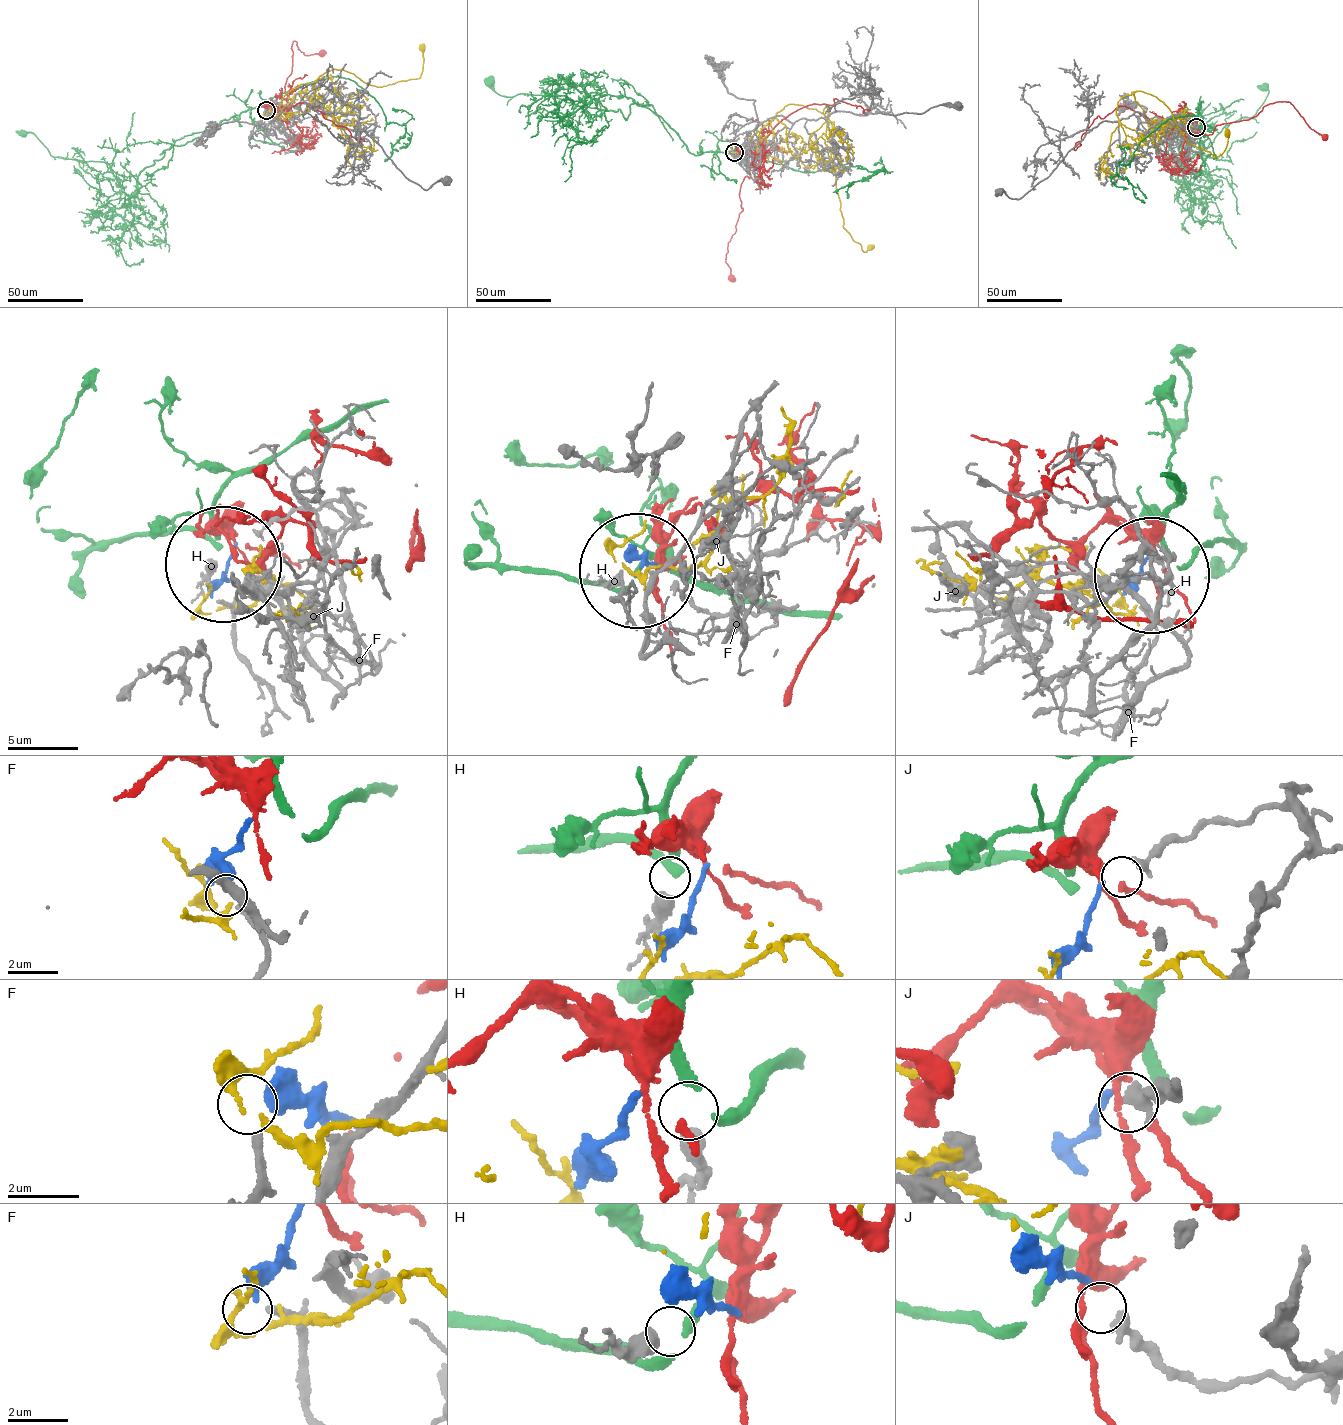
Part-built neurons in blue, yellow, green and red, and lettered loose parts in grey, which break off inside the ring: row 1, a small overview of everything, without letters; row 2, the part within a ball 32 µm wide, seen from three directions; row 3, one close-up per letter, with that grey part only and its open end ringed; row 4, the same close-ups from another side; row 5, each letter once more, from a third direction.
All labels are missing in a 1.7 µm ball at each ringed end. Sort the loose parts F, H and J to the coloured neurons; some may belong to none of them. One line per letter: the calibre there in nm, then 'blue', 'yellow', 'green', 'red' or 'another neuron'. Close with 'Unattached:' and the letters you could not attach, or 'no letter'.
F: 240 nm | another neuron
H: 500 nm | green
J: 360 nm | blue
Unattached: F

